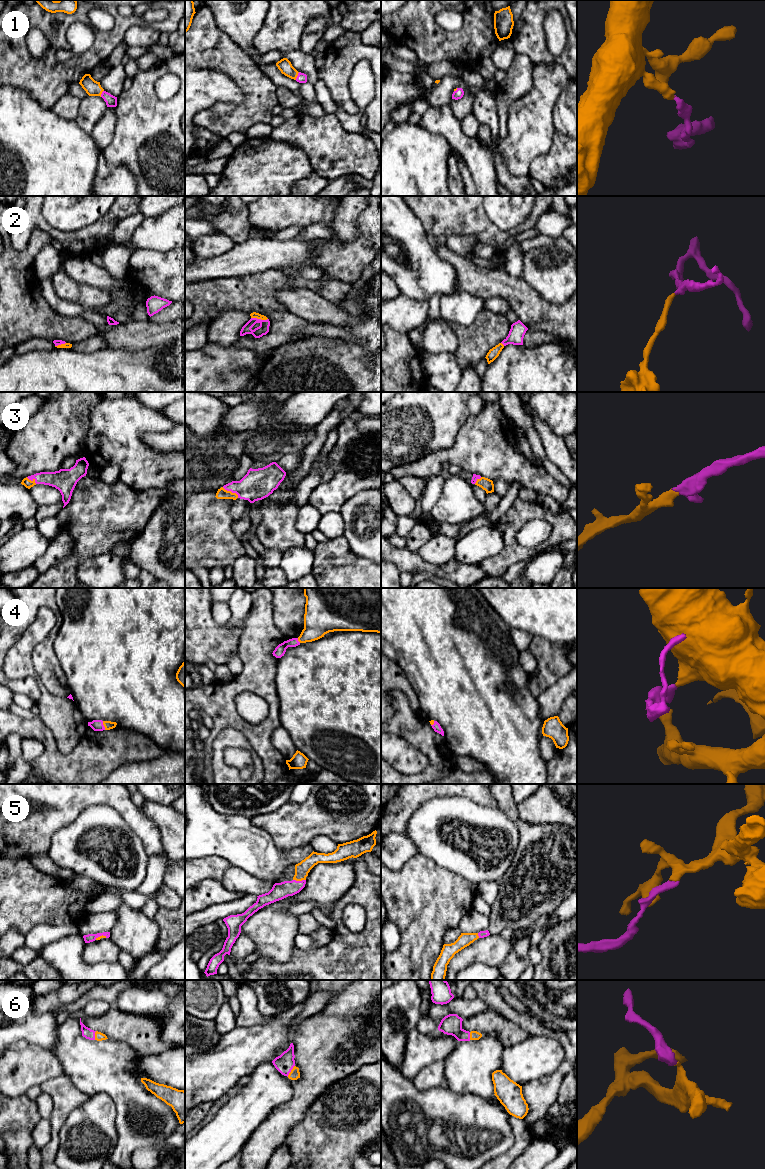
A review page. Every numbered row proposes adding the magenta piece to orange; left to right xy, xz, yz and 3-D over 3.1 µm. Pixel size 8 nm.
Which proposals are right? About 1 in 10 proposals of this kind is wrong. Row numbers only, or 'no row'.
1, 2, 3, 4, 5, 6

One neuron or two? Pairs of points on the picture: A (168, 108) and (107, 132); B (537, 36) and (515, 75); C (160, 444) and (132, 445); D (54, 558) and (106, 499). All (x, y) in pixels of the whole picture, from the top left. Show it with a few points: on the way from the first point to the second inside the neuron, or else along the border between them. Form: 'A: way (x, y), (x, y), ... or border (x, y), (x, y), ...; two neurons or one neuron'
A: border (116, 107), (114, 138), (103, 150); two neurons
B: border (516, 52), (525, 54), (533, 63); two neurons
C: border (141, 437), (155, 451), (169, 452); two neurons
D: border (61, 528), (73, 541), (72, 551), (63, 559); two neurons

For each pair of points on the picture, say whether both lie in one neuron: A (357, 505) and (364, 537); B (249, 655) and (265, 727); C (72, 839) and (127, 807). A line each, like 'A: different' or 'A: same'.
A: same
B: same
C: different

